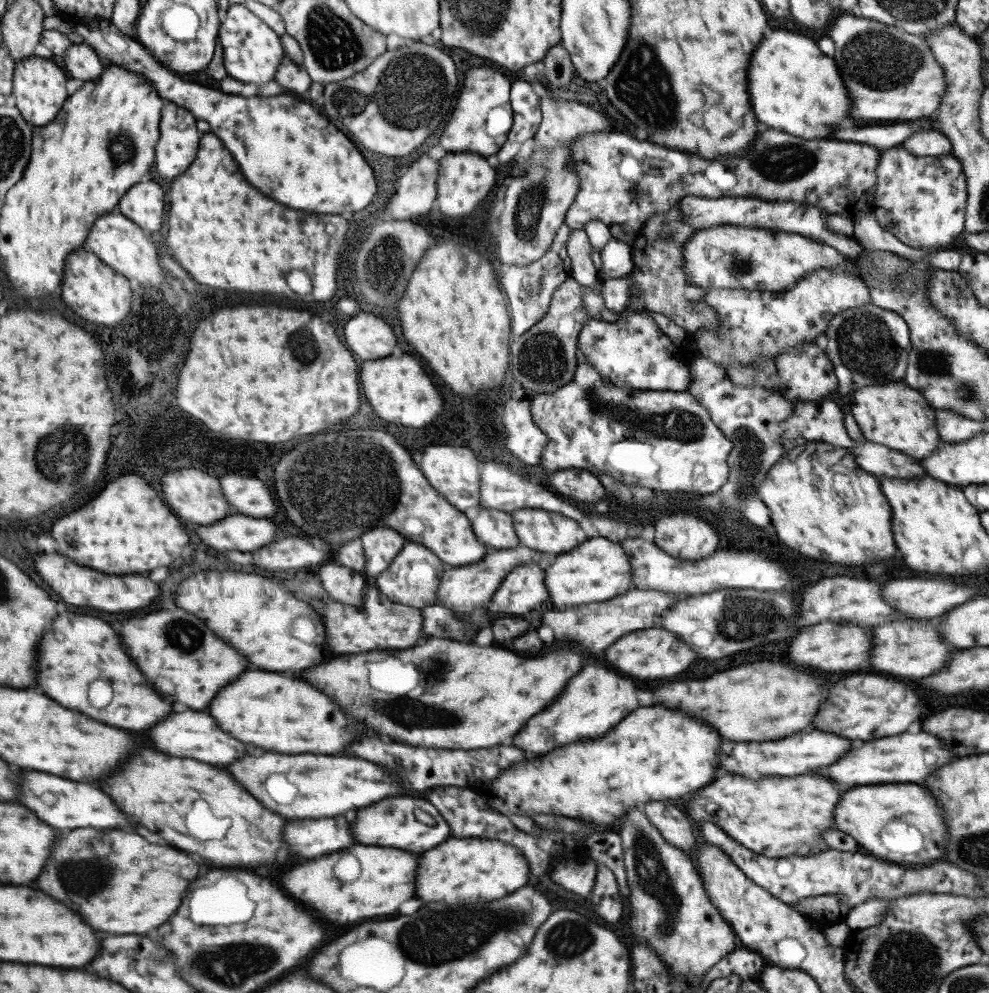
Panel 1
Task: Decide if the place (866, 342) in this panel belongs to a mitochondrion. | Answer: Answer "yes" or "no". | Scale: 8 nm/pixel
yes

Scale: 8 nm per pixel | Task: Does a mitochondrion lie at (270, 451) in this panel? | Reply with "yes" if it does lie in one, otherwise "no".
no

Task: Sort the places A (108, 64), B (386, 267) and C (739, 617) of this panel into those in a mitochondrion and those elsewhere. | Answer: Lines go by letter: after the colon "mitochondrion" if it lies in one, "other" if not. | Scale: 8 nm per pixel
A: other
B: mitochondrion
C: mitochondrion

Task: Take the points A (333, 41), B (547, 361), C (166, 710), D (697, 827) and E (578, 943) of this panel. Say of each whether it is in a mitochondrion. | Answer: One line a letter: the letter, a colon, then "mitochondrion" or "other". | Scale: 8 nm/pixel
A: mitochondrion
B: mitochondrion
C: other
D: other
E: mitochondrion

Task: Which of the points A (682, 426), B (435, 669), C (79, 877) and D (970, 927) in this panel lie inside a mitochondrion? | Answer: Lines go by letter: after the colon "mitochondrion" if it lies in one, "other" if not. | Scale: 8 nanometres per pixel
A: mitochondrion
B: mitochondrion
C: mitochondrion
D: other

